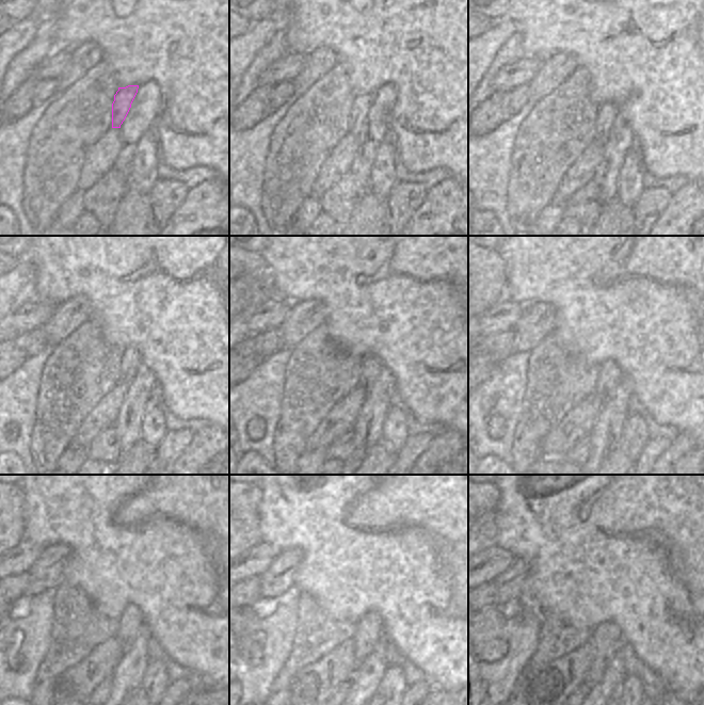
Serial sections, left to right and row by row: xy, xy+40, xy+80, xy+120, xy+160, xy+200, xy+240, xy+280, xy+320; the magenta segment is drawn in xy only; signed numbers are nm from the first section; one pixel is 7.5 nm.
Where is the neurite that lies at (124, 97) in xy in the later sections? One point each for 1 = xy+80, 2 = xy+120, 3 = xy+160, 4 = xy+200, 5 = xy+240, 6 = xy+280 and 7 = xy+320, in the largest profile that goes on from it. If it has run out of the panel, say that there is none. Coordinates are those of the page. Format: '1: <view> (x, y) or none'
1: xy+80 (604, 113)
2: xy+120 (131, 359)
3: xy+160 (371, 365)
4: xy+200 (610, 374)
5: xy+240 (131, 619)
6: xy+280 (369, 630)
7: xy+320 (607, 638)

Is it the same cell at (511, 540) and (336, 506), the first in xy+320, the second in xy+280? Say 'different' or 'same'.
same

